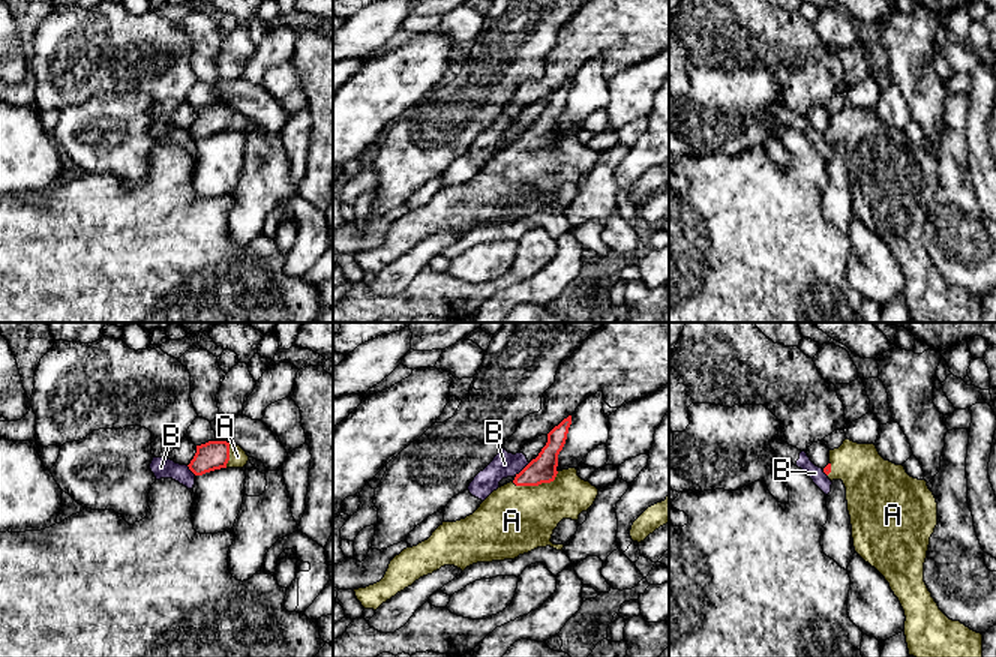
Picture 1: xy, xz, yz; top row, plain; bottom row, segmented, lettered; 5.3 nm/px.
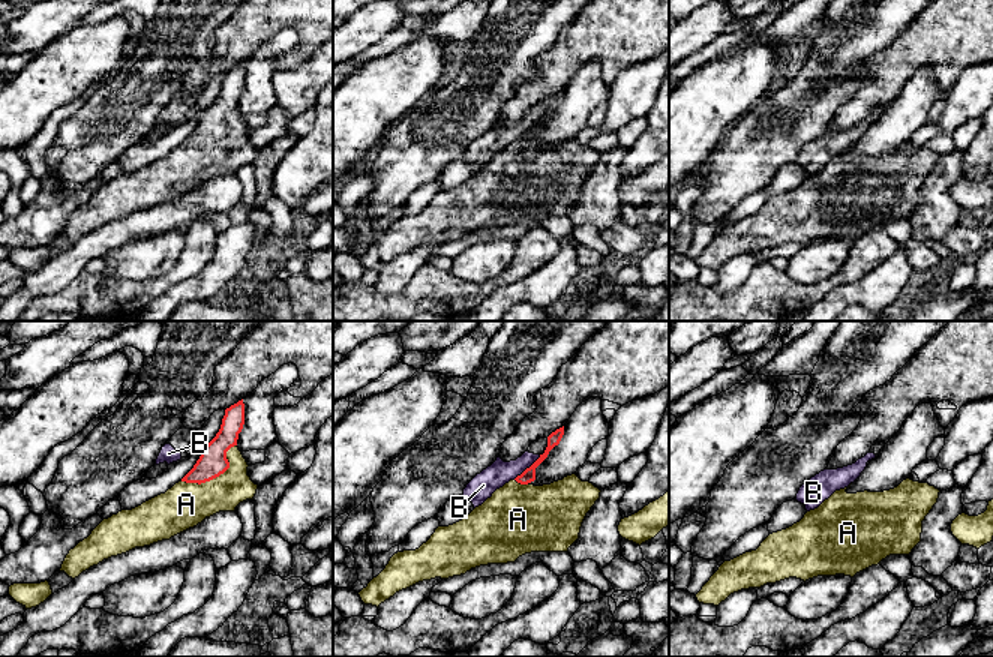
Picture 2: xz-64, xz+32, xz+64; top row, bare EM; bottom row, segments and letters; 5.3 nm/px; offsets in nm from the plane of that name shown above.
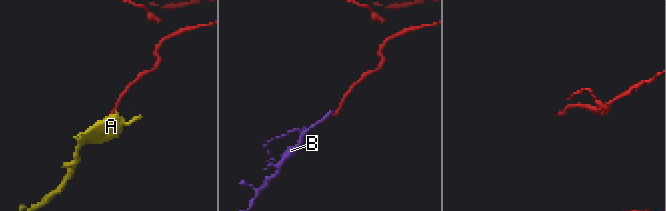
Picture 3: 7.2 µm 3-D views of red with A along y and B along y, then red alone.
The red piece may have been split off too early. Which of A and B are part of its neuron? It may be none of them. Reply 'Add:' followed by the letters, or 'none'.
Add: A

